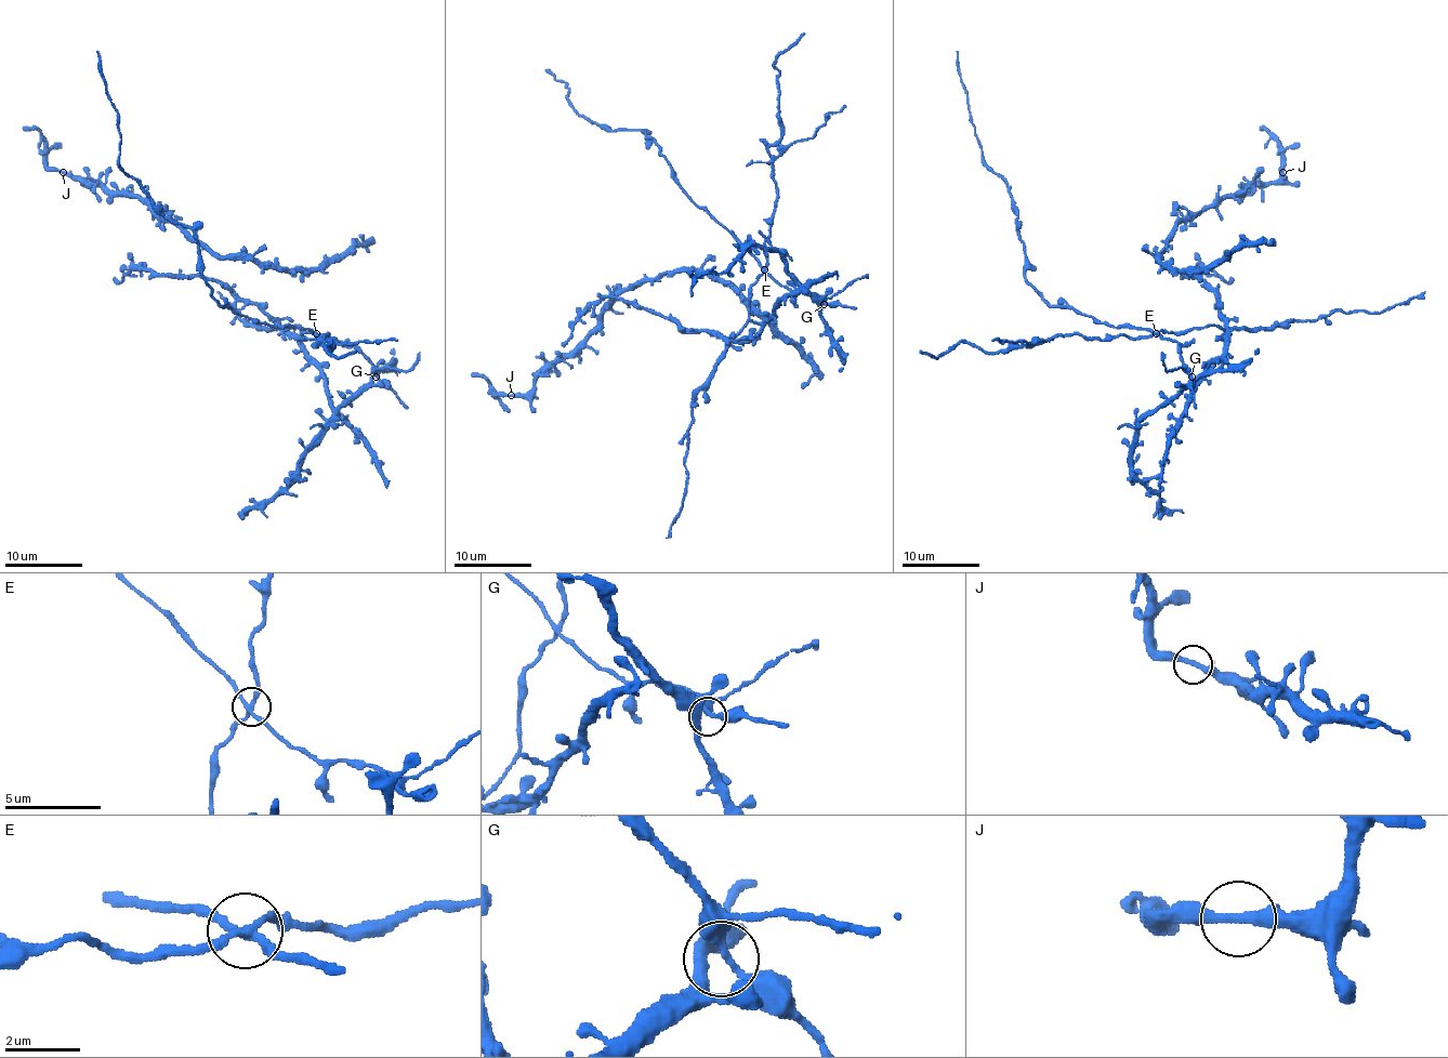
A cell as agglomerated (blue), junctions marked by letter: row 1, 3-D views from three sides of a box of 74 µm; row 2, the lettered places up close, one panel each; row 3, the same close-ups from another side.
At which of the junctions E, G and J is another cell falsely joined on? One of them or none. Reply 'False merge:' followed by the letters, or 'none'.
False merge: E

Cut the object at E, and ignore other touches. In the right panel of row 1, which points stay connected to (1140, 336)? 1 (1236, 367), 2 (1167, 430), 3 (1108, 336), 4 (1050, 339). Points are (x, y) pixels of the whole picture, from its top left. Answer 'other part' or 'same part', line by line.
1: other part
2: same part
3: same part
4: same part

